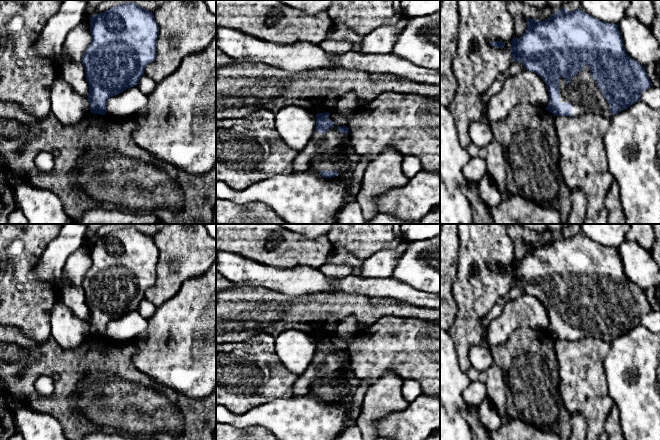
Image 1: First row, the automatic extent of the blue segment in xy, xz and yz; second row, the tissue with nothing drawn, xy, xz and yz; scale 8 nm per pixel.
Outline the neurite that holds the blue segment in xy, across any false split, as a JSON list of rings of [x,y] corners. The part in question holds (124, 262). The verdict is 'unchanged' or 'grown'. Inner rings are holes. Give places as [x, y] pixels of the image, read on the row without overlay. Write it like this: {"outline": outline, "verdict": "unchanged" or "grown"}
{"outline": [[[125,227],[90,241],[92,265],[82,281],[89,308],[88,325],[94,338],[106,338],[110,321],[137,310],[145,292],[156,282],[159,251],[152,236],[135,227]]], "verdict": "unchanged"}

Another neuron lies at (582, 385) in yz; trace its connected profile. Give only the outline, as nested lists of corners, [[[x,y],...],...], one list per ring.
[[[594,337],[579,340],[554,340],[558,363],[557,388],[563,405],[570,413],[580,413],[587,423],[586,440],[608,440],[605,430],[607,415],[613,406],[608,392],[604,359],[610,352],[611,343]]]

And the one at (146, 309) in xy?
[[[143,299],[137,308],[137,311],[145,319],[149,319],[154,314],[155,310],[156,307],[146,299]]]

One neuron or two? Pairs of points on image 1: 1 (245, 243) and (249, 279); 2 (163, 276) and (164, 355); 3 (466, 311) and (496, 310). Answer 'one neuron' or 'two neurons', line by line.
1: two neurons
2: two neurons
3: two neurons

